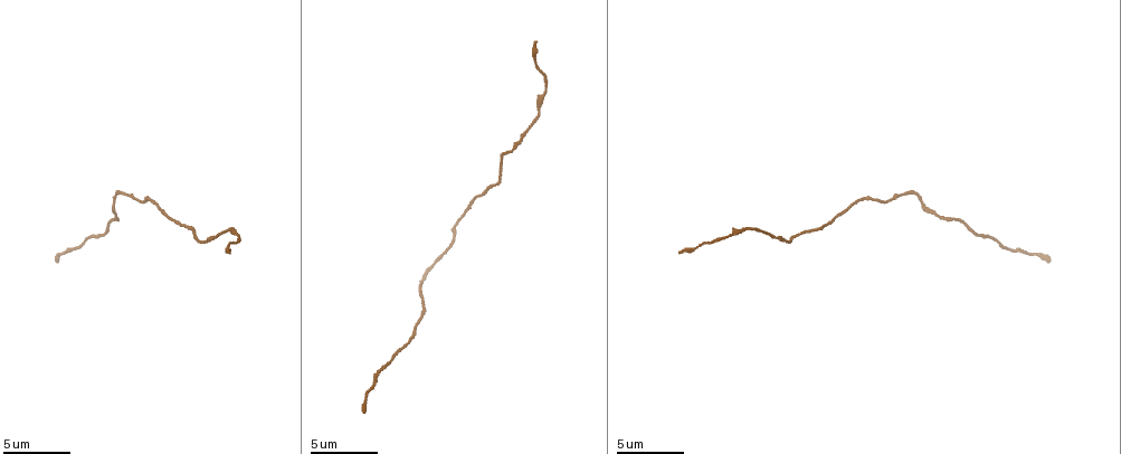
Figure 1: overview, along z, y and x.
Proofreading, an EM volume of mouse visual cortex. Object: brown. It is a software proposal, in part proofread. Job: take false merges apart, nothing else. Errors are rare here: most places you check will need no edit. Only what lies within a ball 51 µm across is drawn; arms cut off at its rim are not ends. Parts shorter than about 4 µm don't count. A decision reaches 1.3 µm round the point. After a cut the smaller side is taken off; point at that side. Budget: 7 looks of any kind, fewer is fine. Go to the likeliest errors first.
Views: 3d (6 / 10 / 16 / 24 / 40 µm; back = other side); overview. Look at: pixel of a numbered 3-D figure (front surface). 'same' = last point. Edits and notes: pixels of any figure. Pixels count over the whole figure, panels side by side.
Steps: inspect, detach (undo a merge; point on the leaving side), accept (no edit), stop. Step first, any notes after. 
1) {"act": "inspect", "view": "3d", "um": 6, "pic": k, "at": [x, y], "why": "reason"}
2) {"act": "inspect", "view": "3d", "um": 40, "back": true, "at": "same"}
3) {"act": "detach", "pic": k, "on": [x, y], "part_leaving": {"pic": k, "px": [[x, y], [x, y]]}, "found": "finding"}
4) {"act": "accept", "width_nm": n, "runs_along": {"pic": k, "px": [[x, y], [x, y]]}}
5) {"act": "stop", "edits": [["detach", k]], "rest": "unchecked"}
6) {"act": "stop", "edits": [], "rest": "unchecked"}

{"act": "inspect", "view": "3d", "um": 10, "pic": 1, "at": [720, 237]}

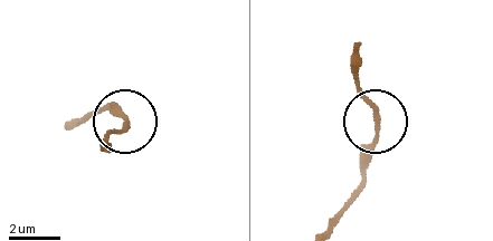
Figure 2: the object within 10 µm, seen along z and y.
{"act": "accept", "found": "all the same cell"}

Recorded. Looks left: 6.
{"act": "inspect", "view": "3d", "um": 10, "pic": 1, "at": [502, 156], "why": "calibre changes"}

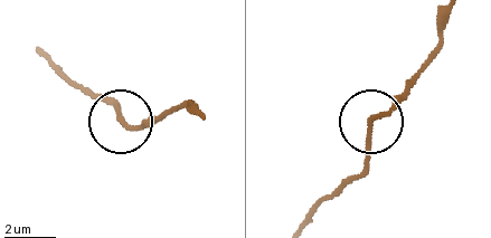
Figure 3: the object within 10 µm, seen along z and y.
{"act": "accept", "runs_along": {"pic": 3, "px": [[301, 222], [356, 178], [371, 122], [424, 70]]}, "found": "all the same cell"}

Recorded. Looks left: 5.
{"act": "inspect", "view": "3d", "um": 10, "pic": 1, "at": [148, 197]}

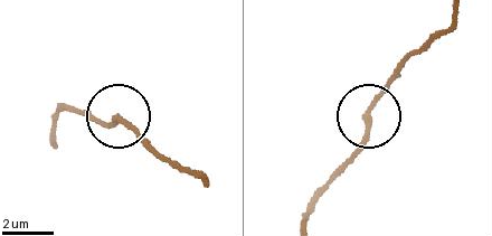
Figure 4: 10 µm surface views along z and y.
{"act": "accept", "found": "continuous, no second cell"}

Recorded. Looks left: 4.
{"act": "stop", "edits": [], "rest": "unchecked"}

